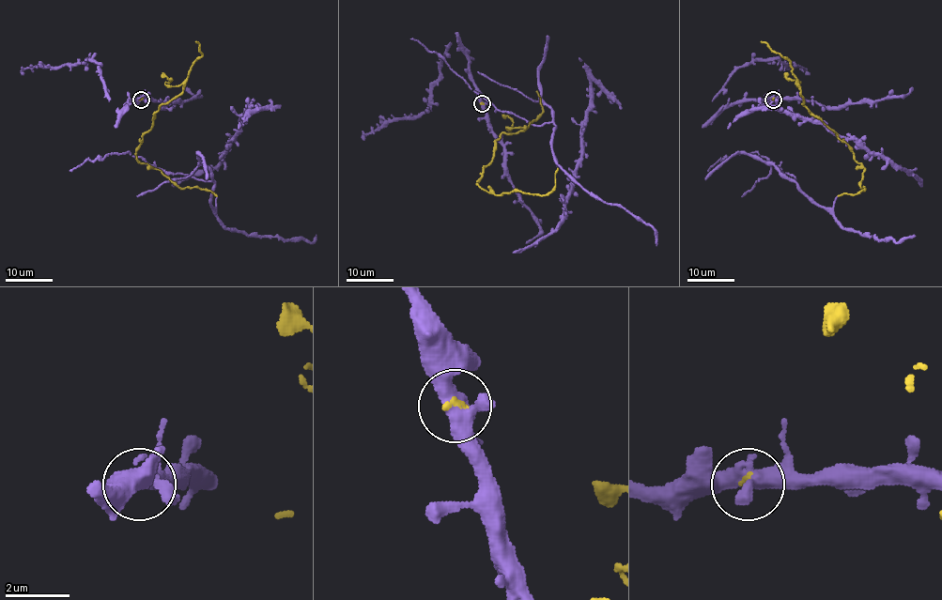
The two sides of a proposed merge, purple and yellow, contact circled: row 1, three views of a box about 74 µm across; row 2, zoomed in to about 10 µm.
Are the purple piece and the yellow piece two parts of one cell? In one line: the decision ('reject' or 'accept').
accept

